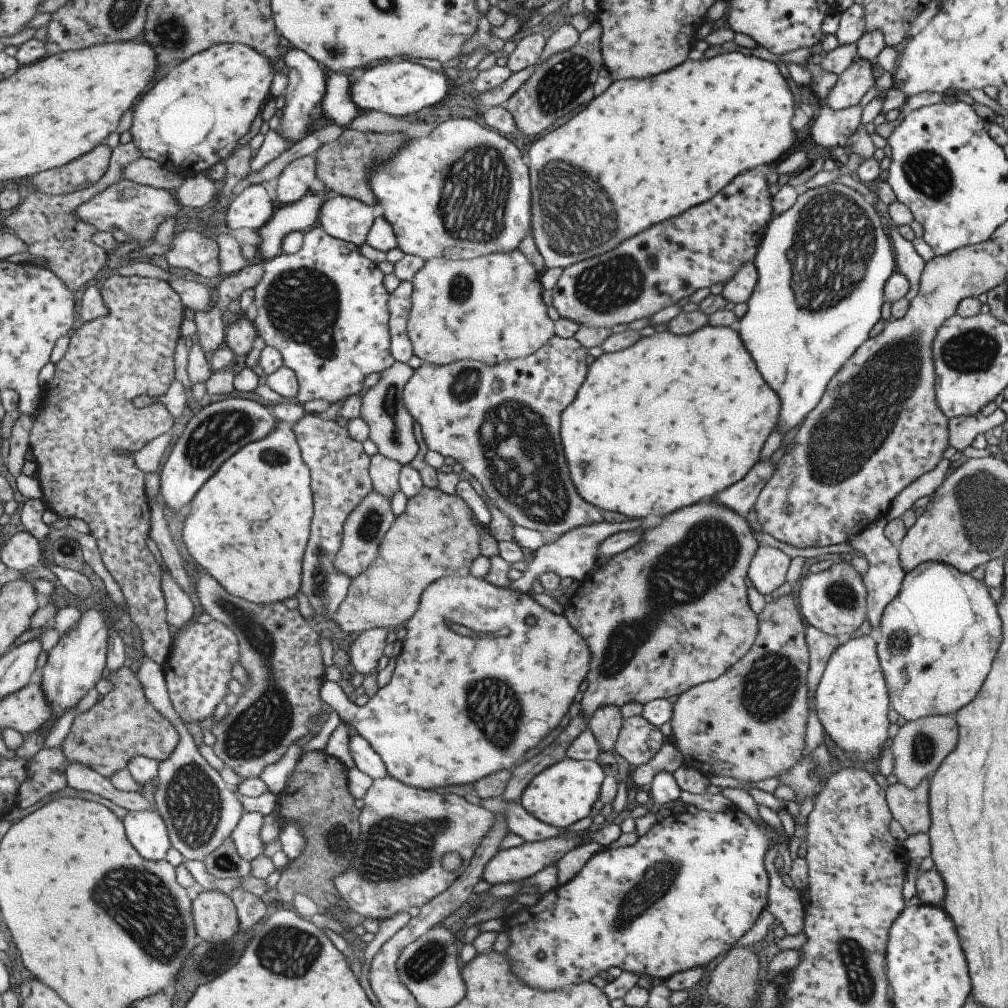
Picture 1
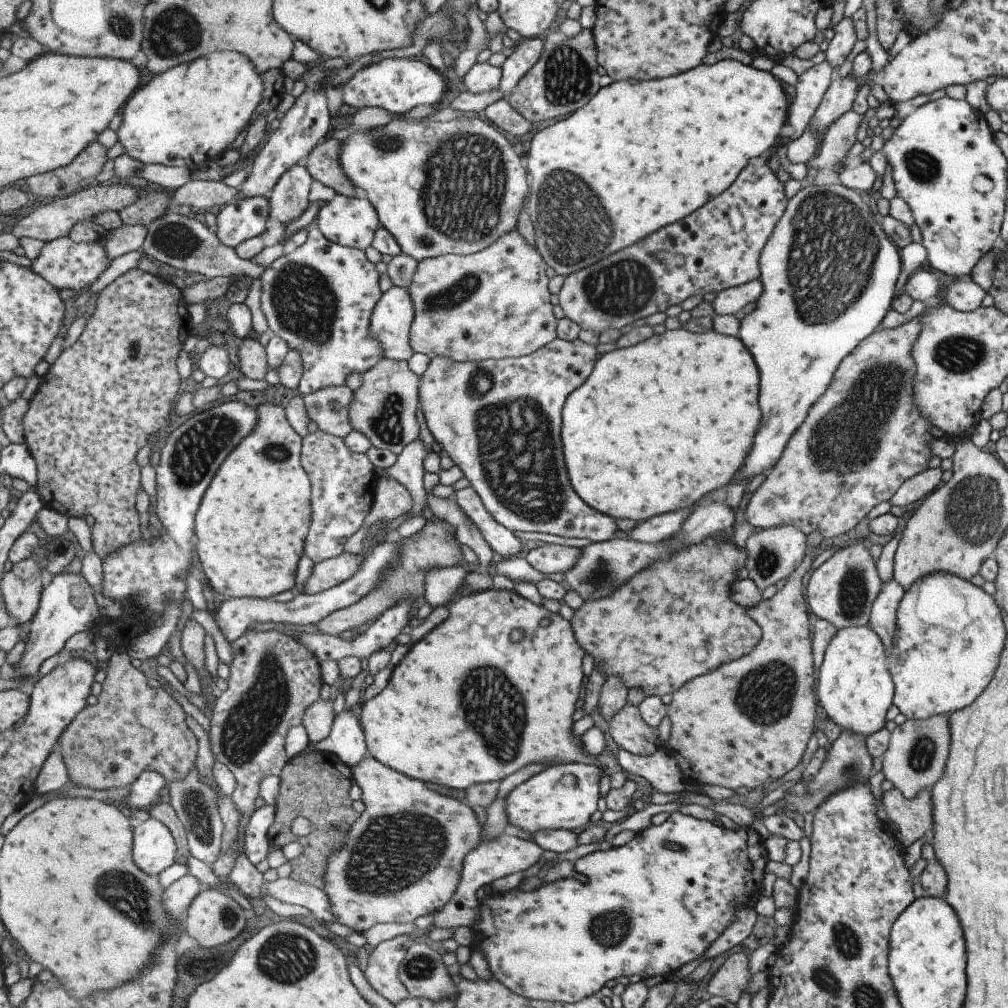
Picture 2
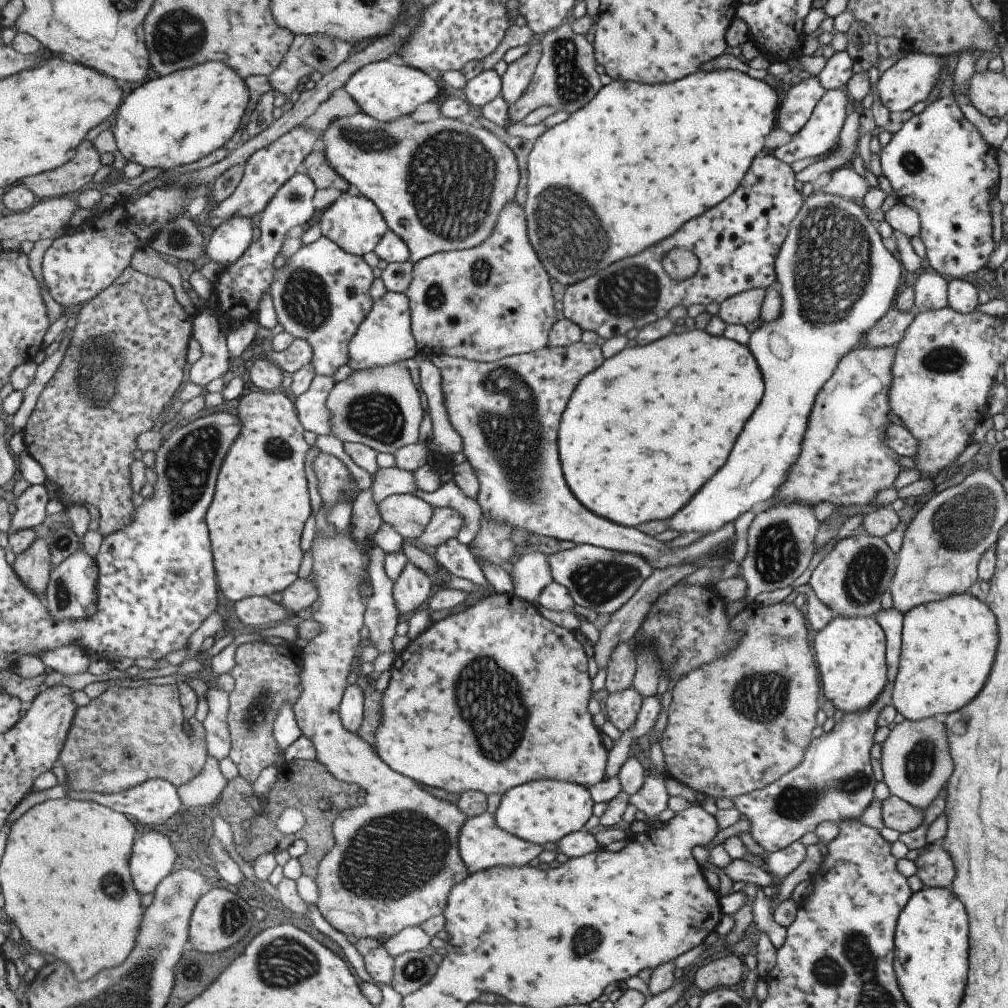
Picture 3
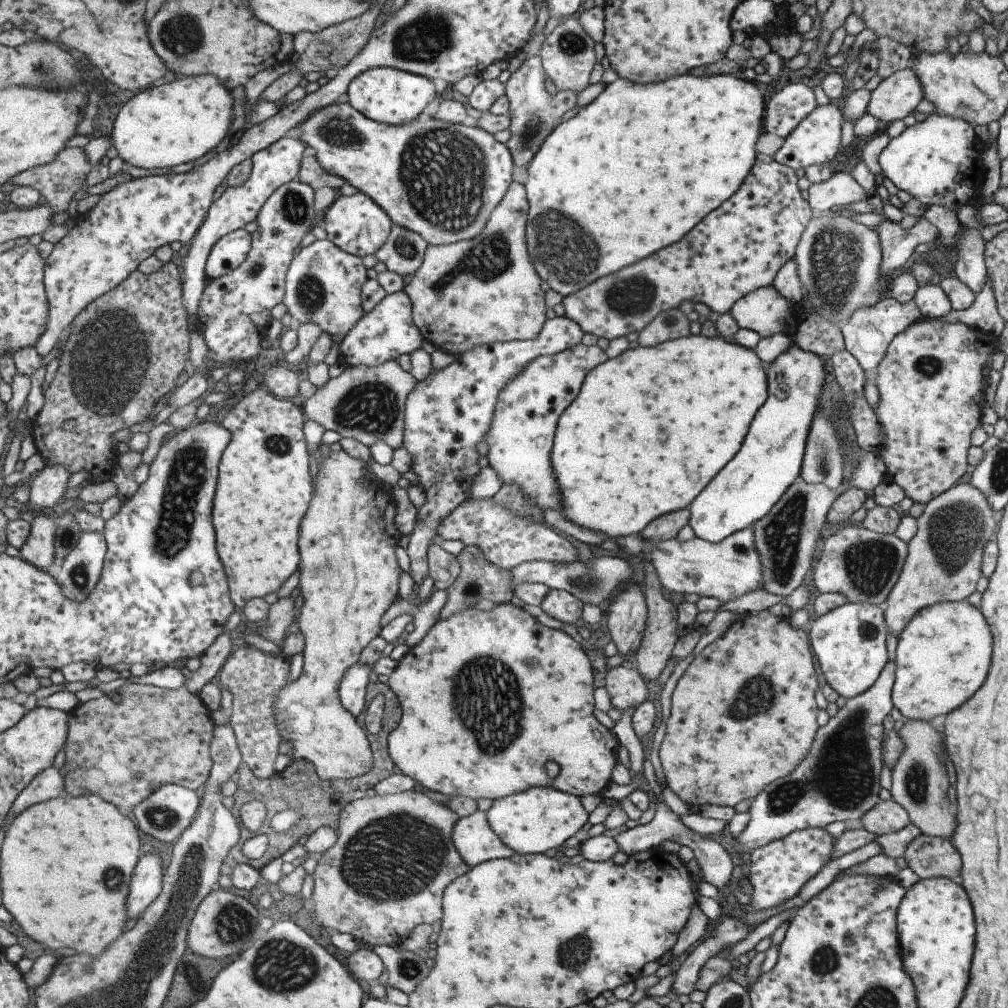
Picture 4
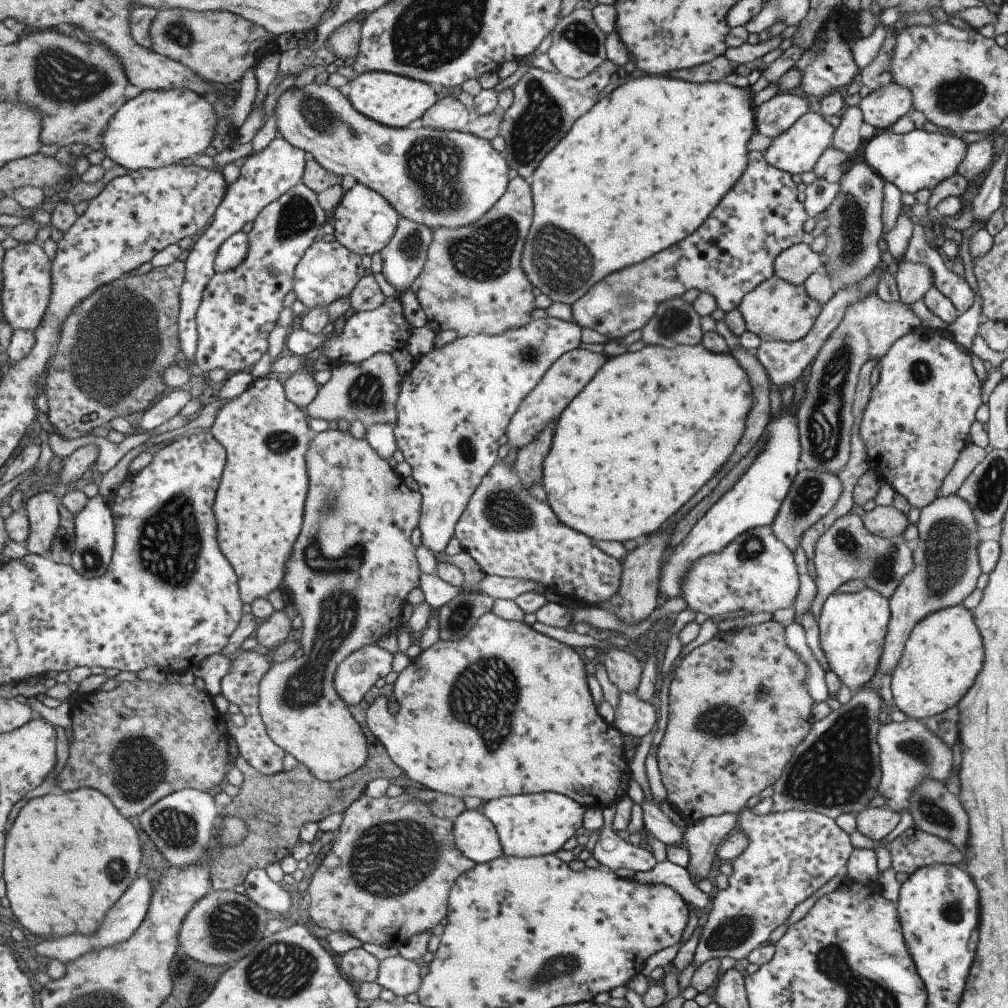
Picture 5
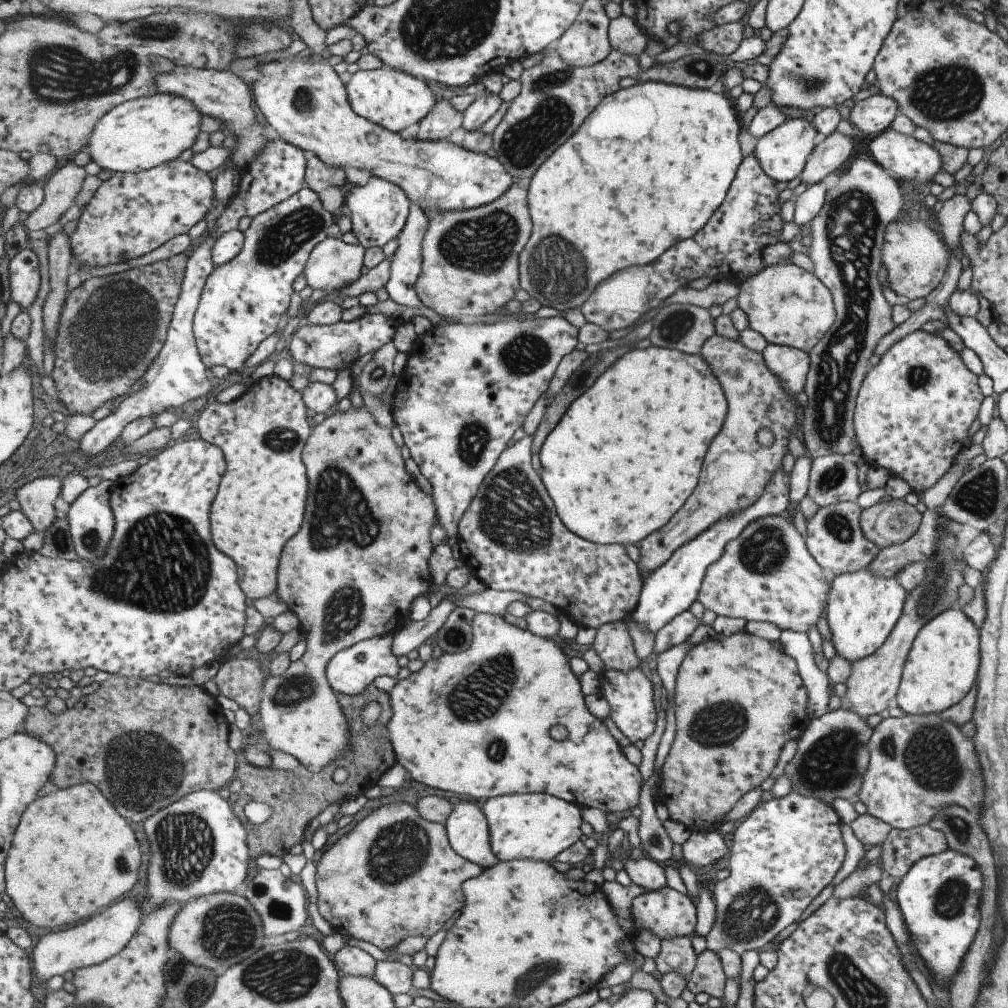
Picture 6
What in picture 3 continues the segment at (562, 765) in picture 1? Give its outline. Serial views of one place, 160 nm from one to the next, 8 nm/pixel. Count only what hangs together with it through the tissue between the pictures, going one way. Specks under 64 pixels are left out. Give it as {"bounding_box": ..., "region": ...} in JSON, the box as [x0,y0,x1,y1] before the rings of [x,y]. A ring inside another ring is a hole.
{"bounding_box":[495,779,593,844],"region":[[[541,779],[514,786],[501,796],[495,813],[498,825],[519,838],[535,844],[553,844],[568,834],[583,830],[593,816],[593,798],[589,787],[557,779]]]}

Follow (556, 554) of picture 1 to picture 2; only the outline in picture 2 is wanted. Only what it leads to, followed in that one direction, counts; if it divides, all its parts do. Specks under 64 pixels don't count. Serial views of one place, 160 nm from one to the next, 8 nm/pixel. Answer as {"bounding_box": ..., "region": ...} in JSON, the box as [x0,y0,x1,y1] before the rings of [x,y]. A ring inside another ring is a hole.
{"bounding_box":[526,544,583,574],"region":[[[546,544],[527,553],[526,560],[543,574],[559,574],[575,568],[583,554],[582,548],[571,548],[563,544]]]}

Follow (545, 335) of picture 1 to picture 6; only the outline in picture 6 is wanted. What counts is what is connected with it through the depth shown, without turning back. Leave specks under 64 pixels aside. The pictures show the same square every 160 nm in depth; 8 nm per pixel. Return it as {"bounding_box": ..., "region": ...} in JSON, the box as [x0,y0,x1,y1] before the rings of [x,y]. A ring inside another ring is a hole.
{"bounding_box":[416,185,533,321],"region":[[[513,185],[501,199],[492,204],[470,209],[441,211],[433,215],[429,230],[423,240],[422,272],[417,280],[416,290],[424,305],[441,317],[458,316],[461,321],[482,321],[487,314],[504,311],[507,302],[514,301],[521,288],[521,250],[529,242],[533,232],[529,210],[529,190]]]}

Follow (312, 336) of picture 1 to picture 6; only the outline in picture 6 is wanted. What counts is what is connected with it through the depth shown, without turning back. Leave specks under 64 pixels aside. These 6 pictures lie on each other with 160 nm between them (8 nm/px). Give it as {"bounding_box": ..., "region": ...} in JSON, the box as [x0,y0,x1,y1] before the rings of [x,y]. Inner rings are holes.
{"bounding_box":[304,238,365,292],"region":[[[327,238],[309,258],[304,274],[308,286],[323,292],[339,292],[363,275],[365,248],[347,244],[341,238]]]}

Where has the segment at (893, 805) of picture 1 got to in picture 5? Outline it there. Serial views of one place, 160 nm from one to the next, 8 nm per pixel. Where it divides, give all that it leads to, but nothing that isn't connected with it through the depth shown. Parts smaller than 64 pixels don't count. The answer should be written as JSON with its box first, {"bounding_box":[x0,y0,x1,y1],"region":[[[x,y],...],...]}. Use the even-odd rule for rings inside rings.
{"bounding_box":[855,807,899,843],"region":[[[867,807],[855,814],[855,820],[857,832],[877,843],[895,828],[899,813],[887,807]]]}

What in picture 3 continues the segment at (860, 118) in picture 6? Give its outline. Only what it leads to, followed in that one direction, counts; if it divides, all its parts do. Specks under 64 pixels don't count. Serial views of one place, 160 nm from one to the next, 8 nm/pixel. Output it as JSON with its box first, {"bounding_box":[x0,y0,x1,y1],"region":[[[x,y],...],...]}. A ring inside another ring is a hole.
{"bounding_box":[878,51,945,113],"region":[[[908,51],[878,76],[879,98],[889,113],[907,110],[915,102],[926,98],[929,90],[938,82],[939,70],[943,66],[943,57],[945,58],[945,56],[933,53]]]}

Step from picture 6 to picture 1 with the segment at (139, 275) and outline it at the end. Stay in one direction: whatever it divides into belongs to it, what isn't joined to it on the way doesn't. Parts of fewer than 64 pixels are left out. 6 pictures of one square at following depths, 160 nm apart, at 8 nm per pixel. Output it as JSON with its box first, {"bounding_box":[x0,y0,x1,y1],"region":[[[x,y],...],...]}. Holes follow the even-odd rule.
{"bounding_box":[30,274,186,666],"region":[[[116,274],[108,277],[101,289],[107,313],[95,320],[91,320],[91,322],[84,323],[70,338],[68,350],[59,363],[55,365],[55,375],[45,385],[41,400],[46,404],[42,404],[35,414],[36,419],[31,431],[30,446],[38,465],[37,478],[40,480],[44,492],[43,500],[57,515],[66,516],[67,518],[81,518],[89,526],[90,532],[97,537],[106,567],[123,591],[130,618],[141,630],[141,647],[149,659],[164,666],[168,658],[171,657],[172,644],[174,643],[174,637],[171,634],[173,626],[168,621],[168,604],[162,587],[164,572],[161,571],[161,564],[155,558],[155,554],[147,548],[149,546],[147,544],[147,536],[149,536],[149,530],[151,530],[151,508],[149,507],[147,494],[145,494],[145,473],[138,467],[134,455],[143,450],[147,444],[158,436],[169,432],[173,428],[173,424],[175,424],[174,416],[163,404],[162,400],[175,380],[175,348],[177,348],[177,342],[181,338],[181,324],[185,320],[186,306],[181,304],[181,296],[167,280],[137,275],[123,277]],[[139,396],[151,396],[151,398],[155,398],[155,402],[139,408],[139,406],[135,406],[135,398],[139,398]]]}

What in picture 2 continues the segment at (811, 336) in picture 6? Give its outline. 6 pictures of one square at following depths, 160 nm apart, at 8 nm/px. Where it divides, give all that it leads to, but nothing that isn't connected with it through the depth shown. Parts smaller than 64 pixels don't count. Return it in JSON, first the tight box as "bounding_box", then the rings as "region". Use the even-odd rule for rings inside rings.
{"bounding_box":[710,280,762,316],"region":[[[751,280],[737,287],[732,287],[722,293],[717,293],[710,304],[712,314],[717,316],[735,315],[745,304],[756,302],[761,296],[762,285],[757,280]]]}

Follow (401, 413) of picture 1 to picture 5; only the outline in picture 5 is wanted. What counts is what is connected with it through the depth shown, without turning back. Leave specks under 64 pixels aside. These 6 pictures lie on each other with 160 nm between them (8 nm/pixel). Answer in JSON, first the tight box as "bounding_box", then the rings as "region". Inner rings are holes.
{"bounding_box":[307,352,403,429],"region":[[[381,352],[375,354],[372,358],[361,363],[347,363],[342,365],[334,365],[333,378],[321,387],[319,396],[307,406],[311,418],[320,418],[328,422],[341,422],[346,420],[349,423],[363,422],[365,429],[373,424],[391,424],[395,427],[398,422],[398,399],[401,393],[401,384],[403,377],[399,374],[397,362],[393,359],[391,353]]]}

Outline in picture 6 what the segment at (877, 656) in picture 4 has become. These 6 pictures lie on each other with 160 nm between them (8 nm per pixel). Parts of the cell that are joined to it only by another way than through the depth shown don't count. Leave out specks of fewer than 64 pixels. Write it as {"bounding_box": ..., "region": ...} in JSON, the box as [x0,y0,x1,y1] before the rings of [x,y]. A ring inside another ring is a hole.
{"bounding_box":[825,566,907,663],"region":[[[867,566],[832,576],[825,600],[825,621],[835,653],[841,654],[841,658],[849,663],[873,654],[893,630],[907,595],[895,577],[877,578],[867,570]]]}

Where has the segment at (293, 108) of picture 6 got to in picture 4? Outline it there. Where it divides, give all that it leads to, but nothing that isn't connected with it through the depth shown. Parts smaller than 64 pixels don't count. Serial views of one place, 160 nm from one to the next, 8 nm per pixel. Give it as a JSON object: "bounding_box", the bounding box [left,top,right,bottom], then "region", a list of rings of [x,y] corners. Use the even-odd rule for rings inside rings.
{"bounding_box":[299,102,516,245],"region":[[[349,102],[342,105],[329,105],[318,110],[299,128],[302,130],[299,138],[309,146],[310,153],[314,153],[320,159],[321,166],[324,166],[326,171],[344,178],[358,191],[368,194],[388,212],[395,225],[401,225],[420,234],[430,245],[448,245],[459,241],[468,241],[479,236],[484,232],[485,226],[488,225],[487,222],[492,217],[493,211],[501,204],[509,188],[511,188],[511,184],[514,183],[511,176],[513,176],[516,162],[513,162],[512,151],[509,150],[506,143],[499,142],[489,131],[475,126],[473,123],[451,124],[432,117],[428,121],[423,122],[415,120],[404,125],[390,125],[389,123],[370,119],[366,114],[361,114],[361,111],[355,110],[355,107]]]}

